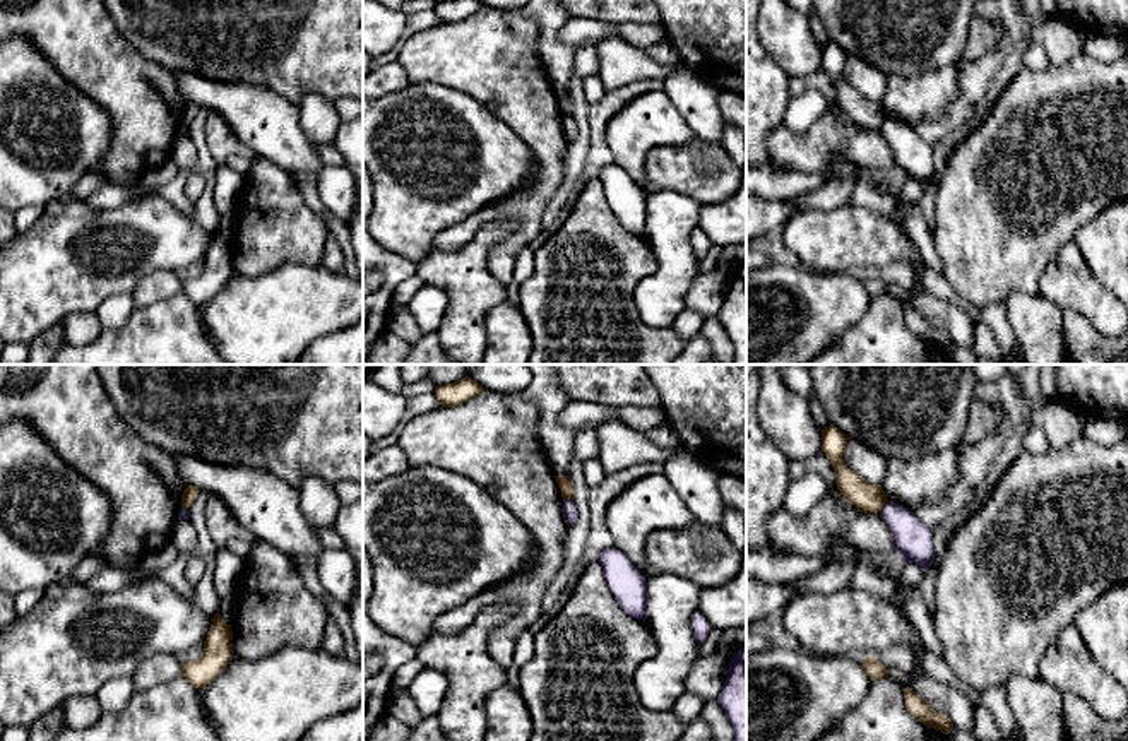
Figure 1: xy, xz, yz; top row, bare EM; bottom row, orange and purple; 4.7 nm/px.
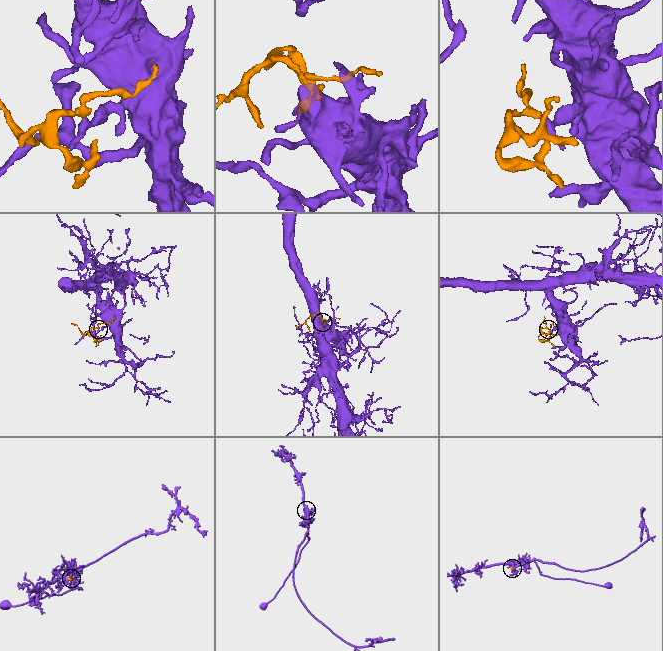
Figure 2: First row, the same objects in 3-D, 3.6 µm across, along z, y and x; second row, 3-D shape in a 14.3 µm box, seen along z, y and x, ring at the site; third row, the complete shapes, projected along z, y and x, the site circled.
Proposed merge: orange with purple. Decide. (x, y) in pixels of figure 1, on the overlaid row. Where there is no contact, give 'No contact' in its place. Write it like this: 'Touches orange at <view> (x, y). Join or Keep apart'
Touches orange at yz (884, 505). Keep apart

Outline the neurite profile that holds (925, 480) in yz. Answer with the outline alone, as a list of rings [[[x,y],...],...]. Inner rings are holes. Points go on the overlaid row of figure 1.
[[[957,447],[917,457],[890,459],[880,484],[888,501],[911,508],[919,503],[938,503],[957,481]]]

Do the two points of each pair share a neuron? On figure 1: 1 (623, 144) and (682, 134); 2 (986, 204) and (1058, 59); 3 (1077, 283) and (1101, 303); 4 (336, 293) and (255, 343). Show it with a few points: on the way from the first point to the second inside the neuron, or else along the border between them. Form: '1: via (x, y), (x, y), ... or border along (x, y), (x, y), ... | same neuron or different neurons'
1: via (637, 134), (668, 134) | same neuron
2: border along (1080, 52), (1062, 65), (1051, 65) | different neurons
3: via (1082, 288), (1096, 302) | same neuron
4: via (315, 302), (293, 305), (276, 322) | same neuron

